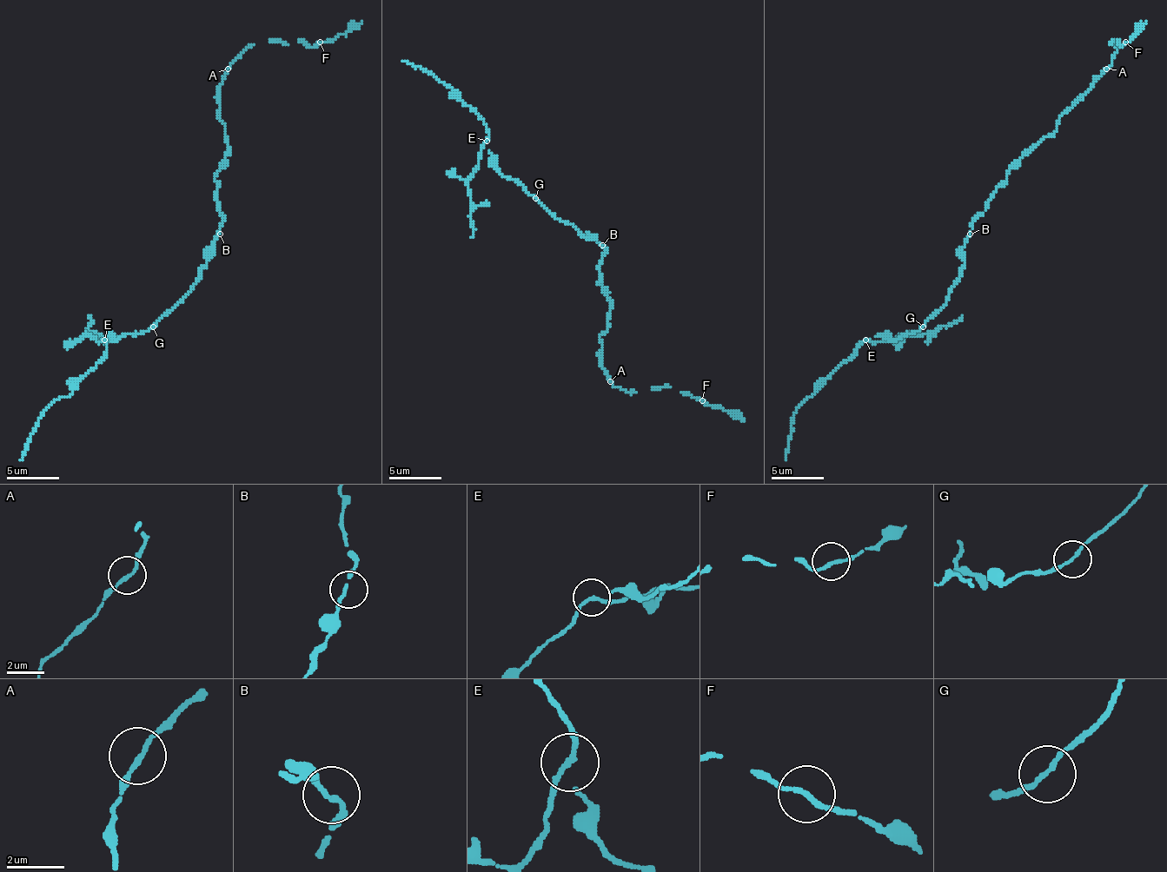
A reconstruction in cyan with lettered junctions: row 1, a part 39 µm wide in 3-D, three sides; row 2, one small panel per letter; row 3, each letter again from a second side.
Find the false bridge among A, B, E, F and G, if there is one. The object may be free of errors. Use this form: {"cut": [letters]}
{"cut": ["E"]}

